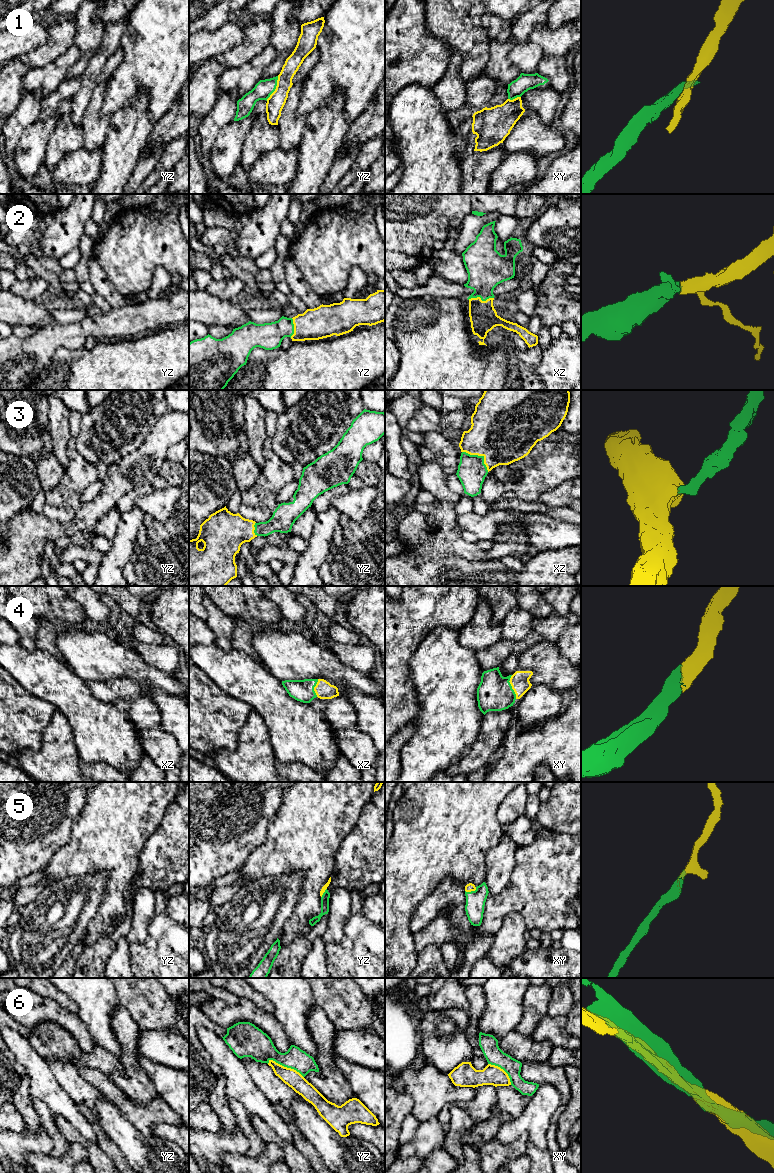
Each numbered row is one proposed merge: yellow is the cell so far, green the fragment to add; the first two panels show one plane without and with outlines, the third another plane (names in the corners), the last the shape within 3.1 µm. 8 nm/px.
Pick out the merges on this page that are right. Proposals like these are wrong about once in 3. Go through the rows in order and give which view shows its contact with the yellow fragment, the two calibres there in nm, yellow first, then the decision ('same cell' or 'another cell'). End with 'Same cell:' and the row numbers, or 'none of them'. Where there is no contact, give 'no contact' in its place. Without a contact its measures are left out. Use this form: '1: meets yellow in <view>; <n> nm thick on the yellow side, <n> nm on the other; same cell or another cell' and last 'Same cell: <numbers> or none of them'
1: meets yellow in yz; 140 nm thick on the yellow side, 150 nm on the other; another cell
2: meets yellow in xz; 220 nm thick on the yellow side, 320 nm on the other; same cell
3: meets yellow in xz; 480 nm thick on the yellow side, 220 nm on the other; same cell
4: meets yellow in xy; 150 nm thick on the yellow side, 280 nm on the other; same cell
5: meets yellow in xy; 70 nm thick on the yellow side, 160 nm on the other; same cell
6: meets yellow in yz; 140 nm thick on the yellow side, 200 nm on the other; another cell
Same cell: 2, 3, 4, 5

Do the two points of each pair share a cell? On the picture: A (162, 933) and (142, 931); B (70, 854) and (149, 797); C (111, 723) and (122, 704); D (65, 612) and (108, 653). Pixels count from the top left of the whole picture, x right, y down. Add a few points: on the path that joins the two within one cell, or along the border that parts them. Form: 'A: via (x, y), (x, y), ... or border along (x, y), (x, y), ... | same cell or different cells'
A: border along (154, 909), (147, 937), (142, 941), (130, 943) | different cells
B: via (90, 849), (129, 810) | same cell
C: border along (112, 703), (127, 716), (134, 726) | different cells
D: border along (59, 623), (75, 626) | different cells

